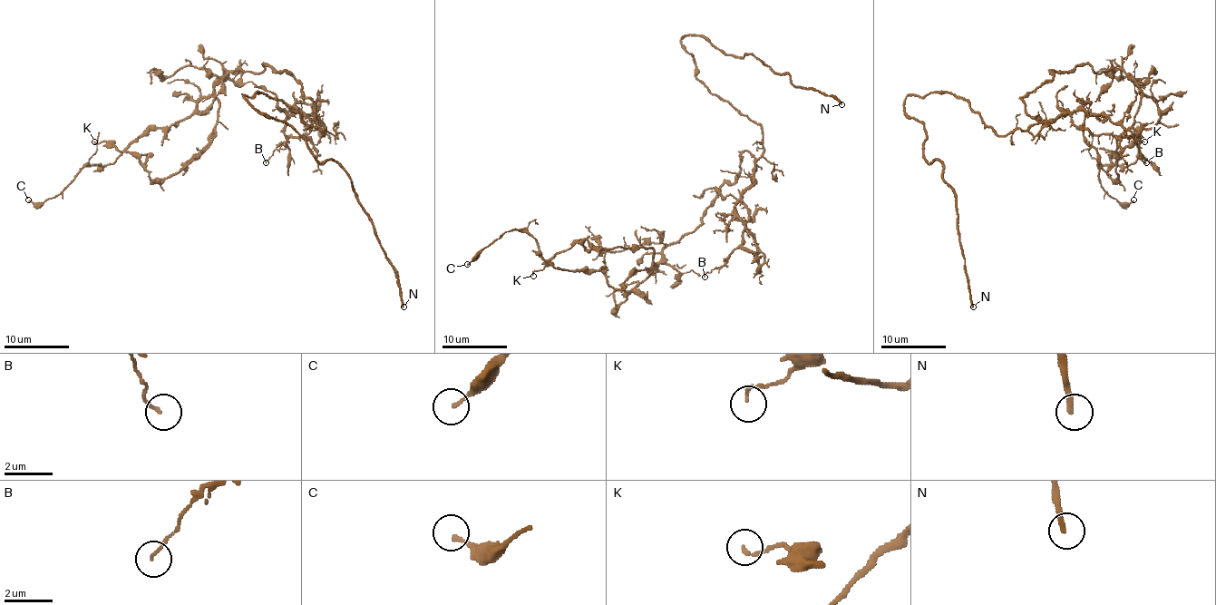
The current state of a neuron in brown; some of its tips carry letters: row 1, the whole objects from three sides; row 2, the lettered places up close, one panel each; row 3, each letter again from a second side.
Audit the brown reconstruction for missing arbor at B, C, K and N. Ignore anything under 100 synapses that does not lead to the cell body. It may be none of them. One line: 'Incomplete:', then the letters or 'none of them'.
Incomplete: N

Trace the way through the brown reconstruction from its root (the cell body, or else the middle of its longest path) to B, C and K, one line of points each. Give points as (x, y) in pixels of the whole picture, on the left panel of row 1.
B: (317, 123), (303, 114), (309, 131), (306, 135), (288, 137), (276, 148), (266, 162)
C: (317, 123), (286, 71), (224, 69), (189, 116), (146, 129), (112, 162), (85, 166), (53, 198), (28, 200)
K: (317, 123), (302, 86), (263, 63), (224, 69), (212, 141), (167, 177), (94, 141)

